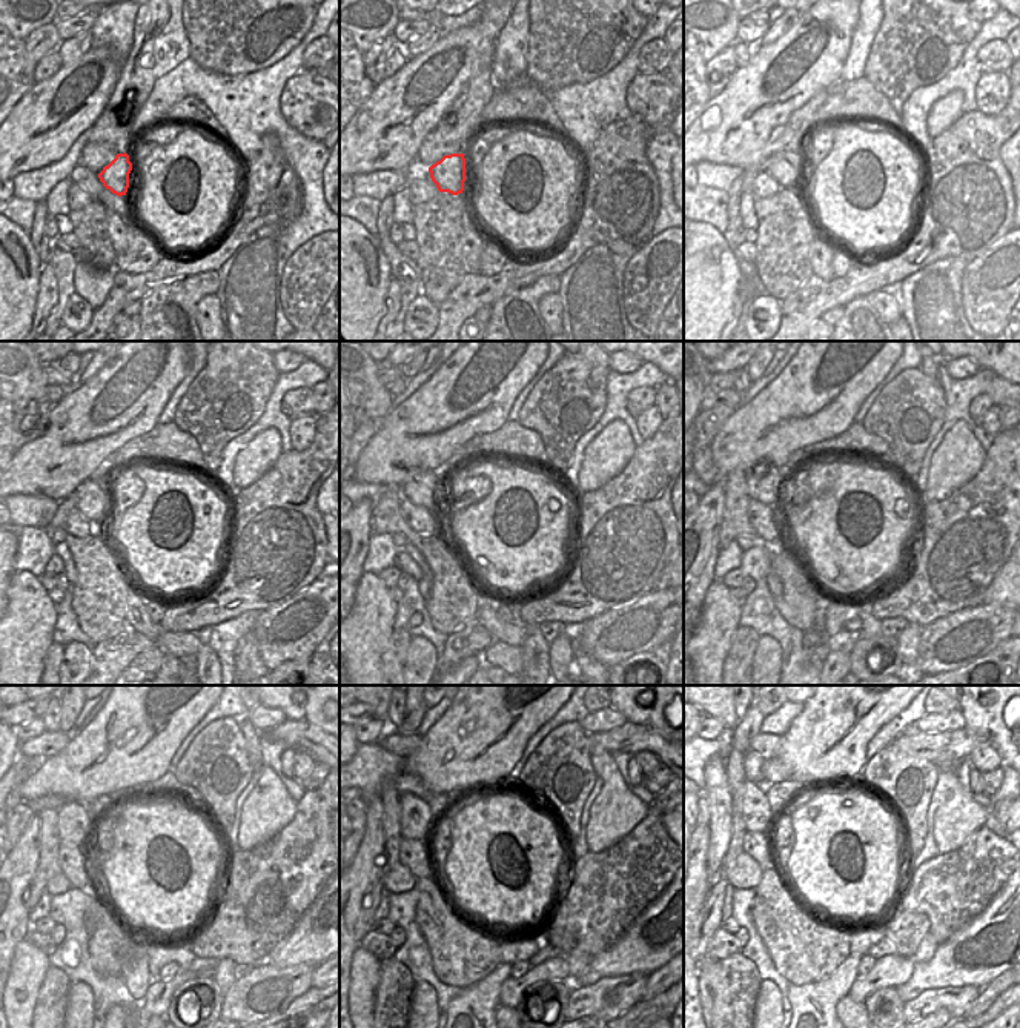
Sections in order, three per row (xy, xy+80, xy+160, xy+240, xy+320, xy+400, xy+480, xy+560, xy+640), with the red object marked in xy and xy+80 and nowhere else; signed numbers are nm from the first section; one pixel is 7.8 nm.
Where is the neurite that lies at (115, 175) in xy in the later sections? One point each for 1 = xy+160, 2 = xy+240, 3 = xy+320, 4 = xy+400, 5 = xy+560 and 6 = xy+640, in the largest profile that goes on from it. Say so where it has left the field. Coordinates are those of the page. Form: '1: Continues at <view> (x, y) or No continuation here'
1: Continues at xy+160 (785, 168)
2: Continues at xy+240 (92, 500)
3: Continues at xy+320 (421, 489)
4: Continues at xy+400 (764, 481)
5: Continues at xy+560 (415, 819)
6: Continues at xy+640 (756, 813)

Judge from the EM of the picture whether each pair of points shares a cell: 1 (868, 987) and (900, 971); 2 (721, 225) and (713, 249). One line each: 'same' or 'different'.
1: same
2: different

